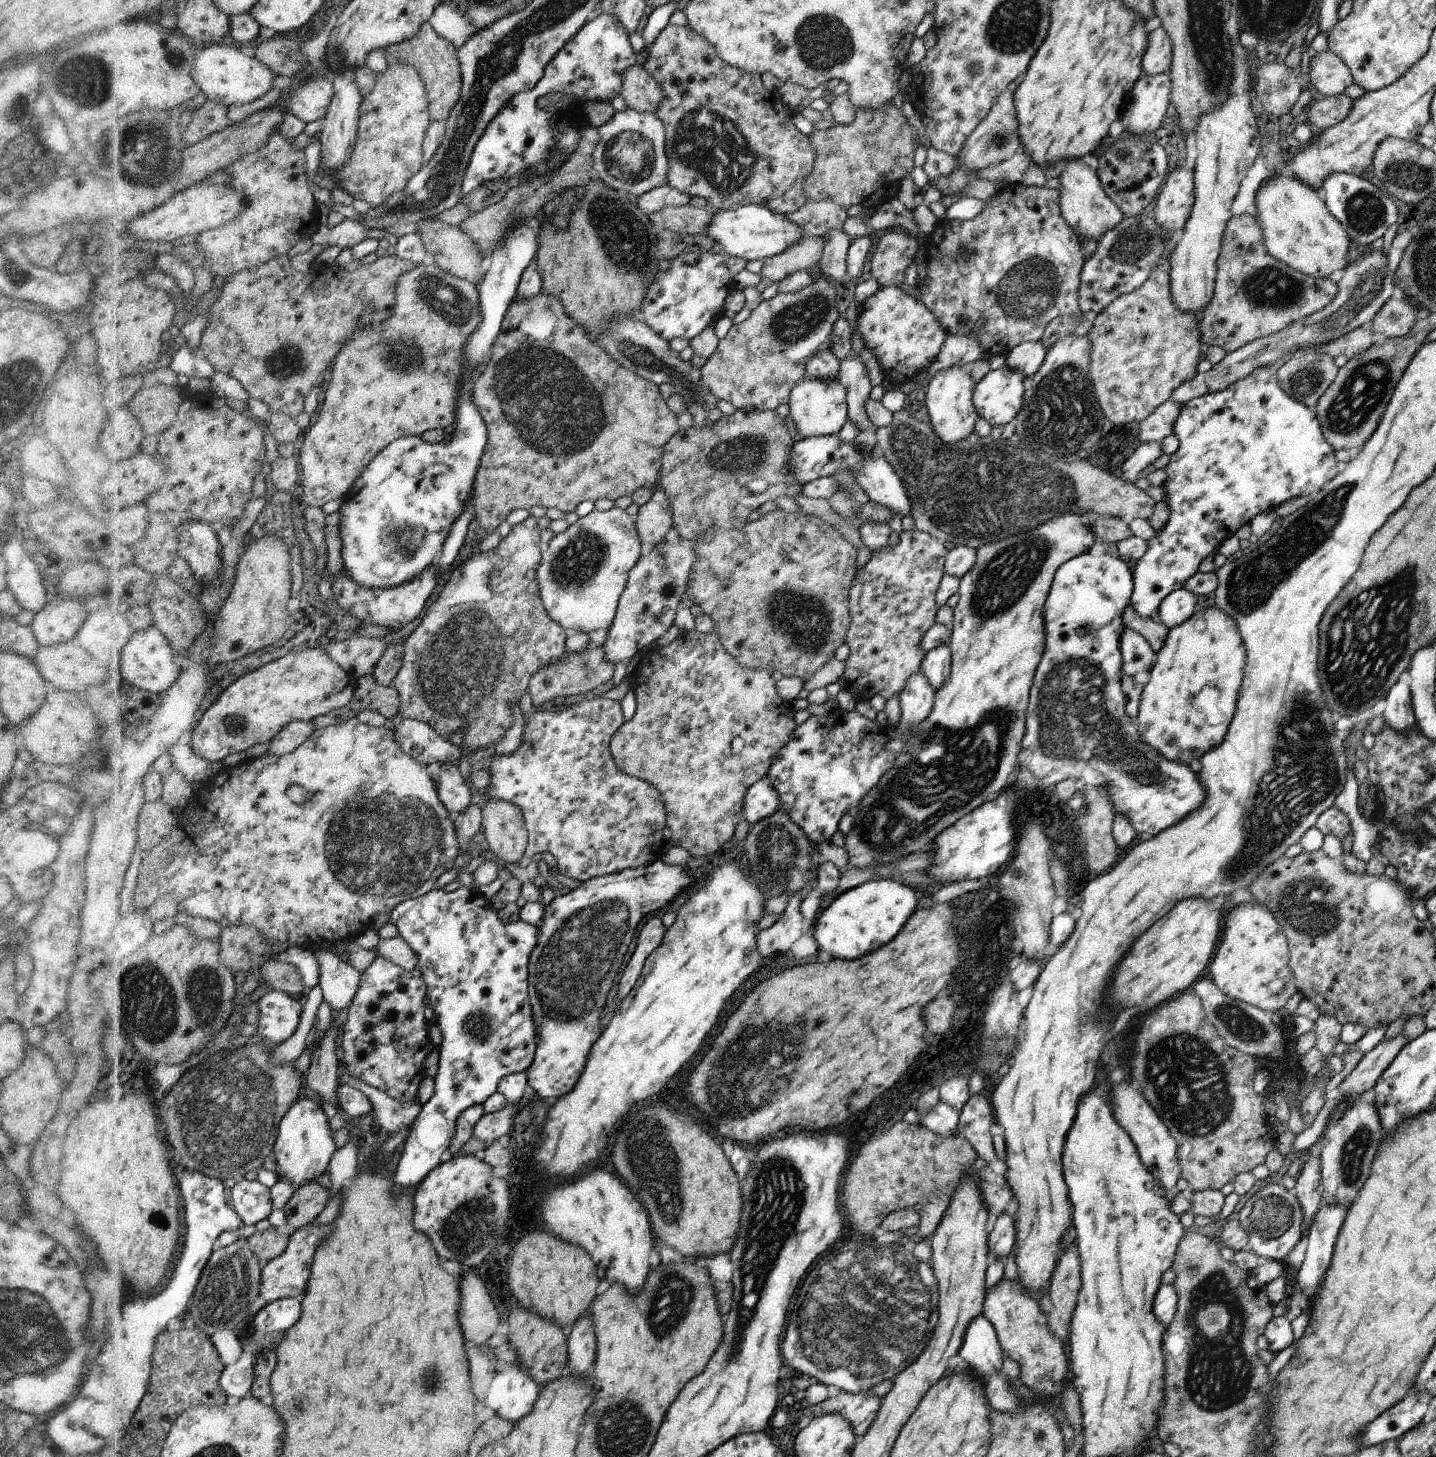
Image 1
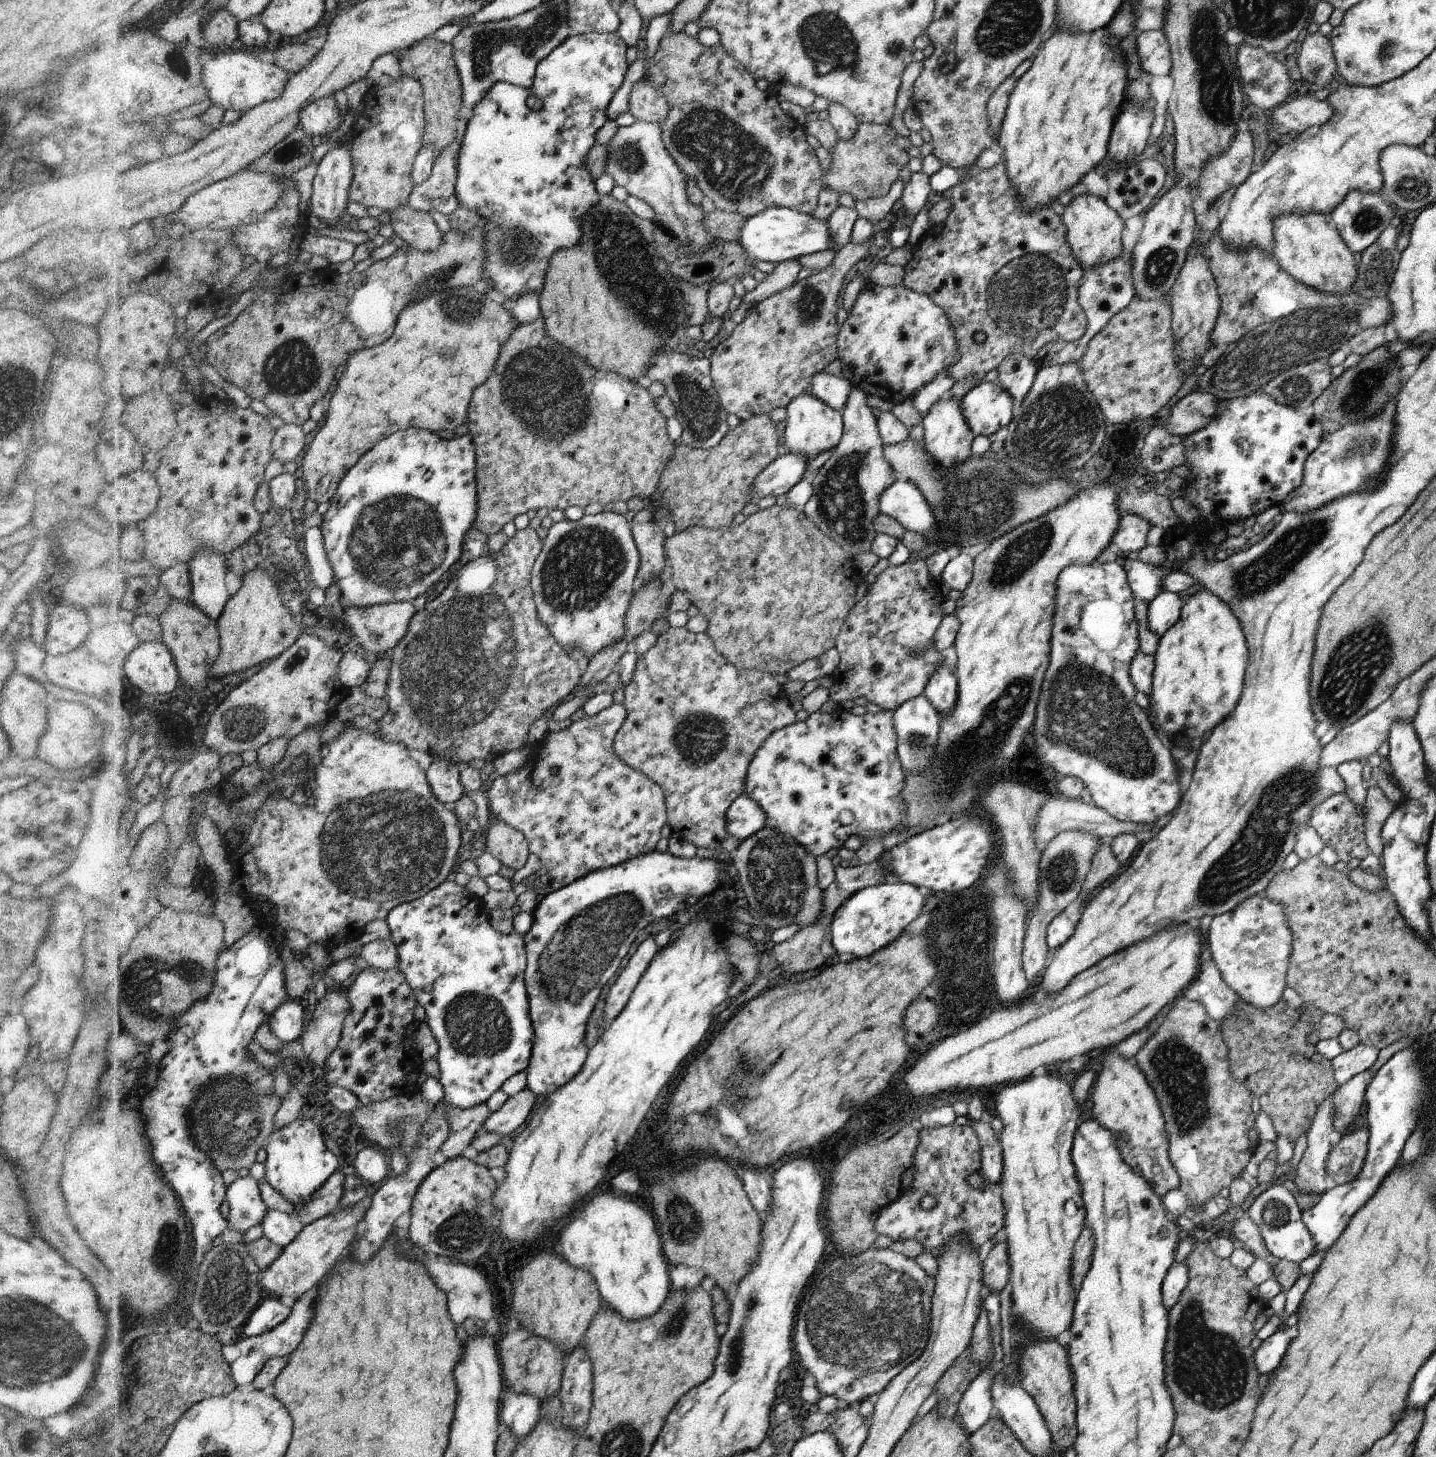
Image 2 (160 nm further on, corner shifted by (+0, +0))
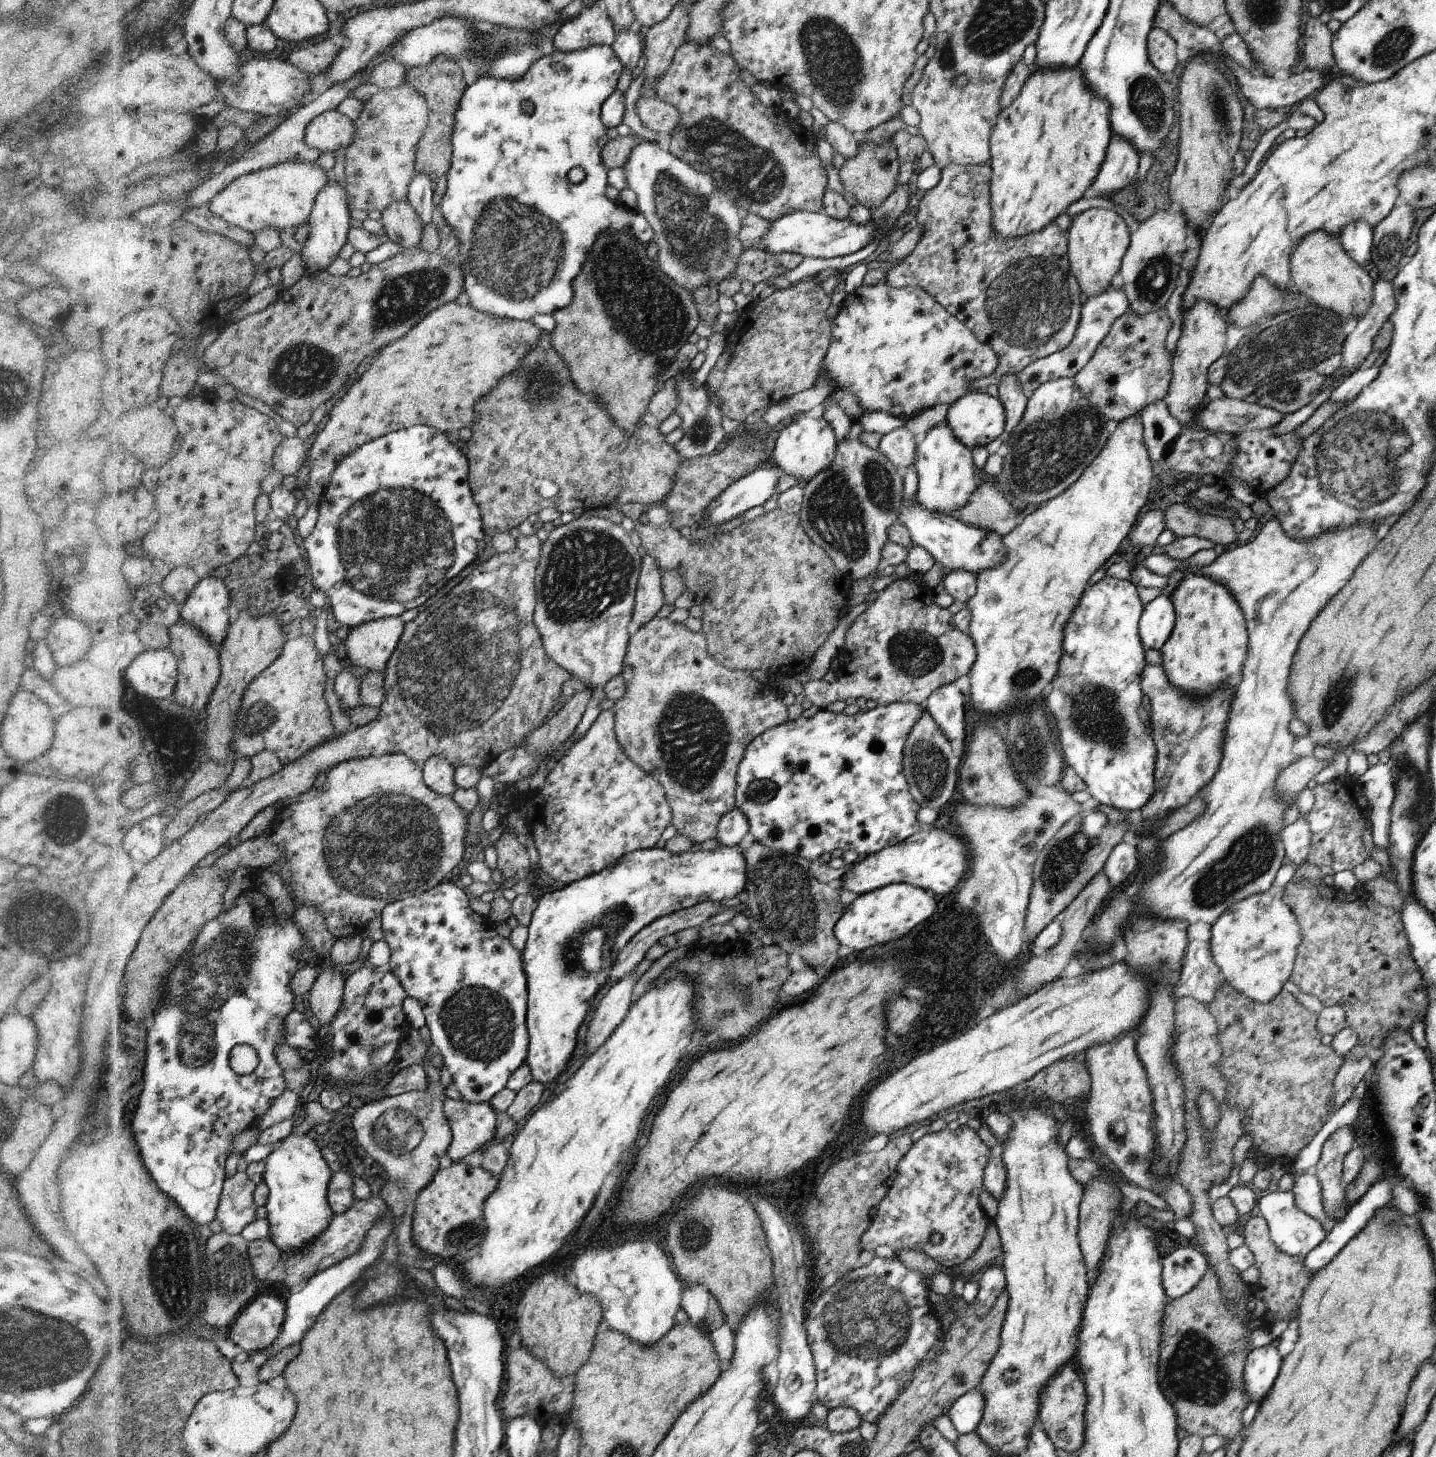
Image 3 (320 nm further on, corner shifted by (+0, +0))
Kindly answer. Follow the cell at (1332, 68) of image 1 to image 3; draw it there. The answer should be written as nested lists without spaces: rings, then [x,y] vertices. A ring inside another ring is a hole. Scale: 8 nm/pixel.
[[[1308,18],[1306,30],[1304,30],[1304,46],[1301,48],[1301,56],[1308,67],[1307,69],[1331,69],[1335,66],[1332,53],[1333,34],[1328,26],[1323,24],[1320,18]]]

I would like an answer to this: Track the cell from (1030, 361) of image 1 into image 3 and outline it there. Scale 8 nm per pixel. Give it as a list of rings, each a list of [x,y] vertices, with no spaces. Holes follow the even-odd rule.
[[[1017,374],[1003,377],[1003,382],[998,388],[999,400],[1004,404],[1005,412],[1008,414],[1003,437],[1006,441],[1008,436],[1012,435],[1012,432],[1018,427],[1018,424],[1022,422],[1028,400],[1023,396],[1021,387],[1017,382]]]

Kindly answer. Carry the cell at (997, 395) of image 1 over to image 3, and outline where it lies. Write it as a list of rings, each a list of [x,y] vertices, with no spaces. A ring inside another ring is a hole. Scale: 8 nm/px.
[[[970,390],[957,403],[950,405],[944,424],[953,430],[958,441],[961,441],[968,449],[986,447],[998,437],[1004,437],[1005,424],[1008,422],[1008,414],[1005,406],[999,399],[989,396],[987,393]]]

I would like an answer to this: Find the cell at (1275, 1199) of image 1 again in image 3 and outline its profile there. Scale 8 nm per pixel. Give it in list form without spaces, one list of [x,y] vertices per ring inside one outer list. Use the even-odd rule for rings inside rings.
[[[1293,1190],[1266,1194],[1258,1200],[1255,1213],[1268,1222],[1269,1236],[1272,1238],[1273,1244],[1282,1253],[1305,1258],[1318,1244],[1326,1239],[1326,1232],[1322,1224],[1302,1210],[1297,1209]]]

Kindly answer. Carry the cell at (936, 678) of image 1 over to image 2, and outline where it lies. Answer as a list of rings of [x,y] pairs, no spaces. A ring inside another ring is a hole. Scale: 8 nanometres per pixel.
[[[942,664],[933,674],[933,678],[929,680],[929,684],[923,692],[930,704],[944,717],[956,706],[958,683],[954,672],[946,664]]]

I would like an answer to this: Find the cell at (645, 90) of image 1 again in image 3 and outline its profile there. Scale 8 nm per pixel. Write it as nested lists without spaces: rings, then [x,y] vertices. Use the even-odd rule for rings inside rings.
[[[640,97],[637,103],[640,121],[651,131],[672,134],[680,123],[676,107],[655,97]]]

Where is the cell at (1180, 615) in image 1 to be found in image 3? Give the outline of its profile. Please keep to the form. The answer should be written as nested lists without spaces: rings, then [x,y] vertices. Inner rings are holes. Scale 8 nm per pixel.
[[[1158,596],[1144,606],[1141,616],[1140,634],[1145,650],[1160,648],[1166,644],[1175,626],[1175,613],[1170,598]]]

